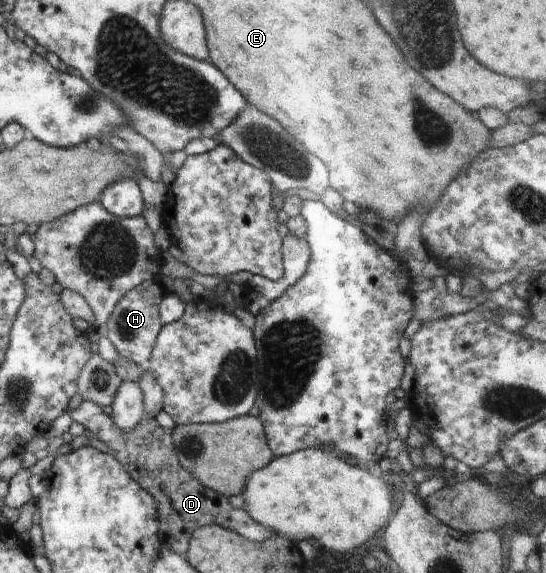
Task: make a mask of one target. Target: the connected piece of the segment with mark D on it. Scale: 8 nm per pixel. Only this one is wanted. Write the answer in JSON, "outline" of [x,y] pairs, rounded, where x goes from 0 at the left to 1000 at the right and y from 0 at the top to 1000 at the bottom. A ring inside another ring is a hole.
{"outline":[[[154,696],[137,716],[121,721],[128,736],[147,738],[187,773],[194,773],[205,798],[291,878],[291,939],[300,956],[339,970],[355,925],[385,914],[430,927],[463,946],[478,946],[505,932],[500,925],[473,916],[451,890],[425,885],[412,864],[370,846],[344,825],[344,820],[330,812],[326,796],[322,798],[311,752],[297,747],[284,731],[262,728],[242,749],[225,750],[201,726],[190,723],[179,705]],[[273,801],[282,803],[282,815],[273,808]],[[299,817],[304,817],[302,824],[295,824]]]}

